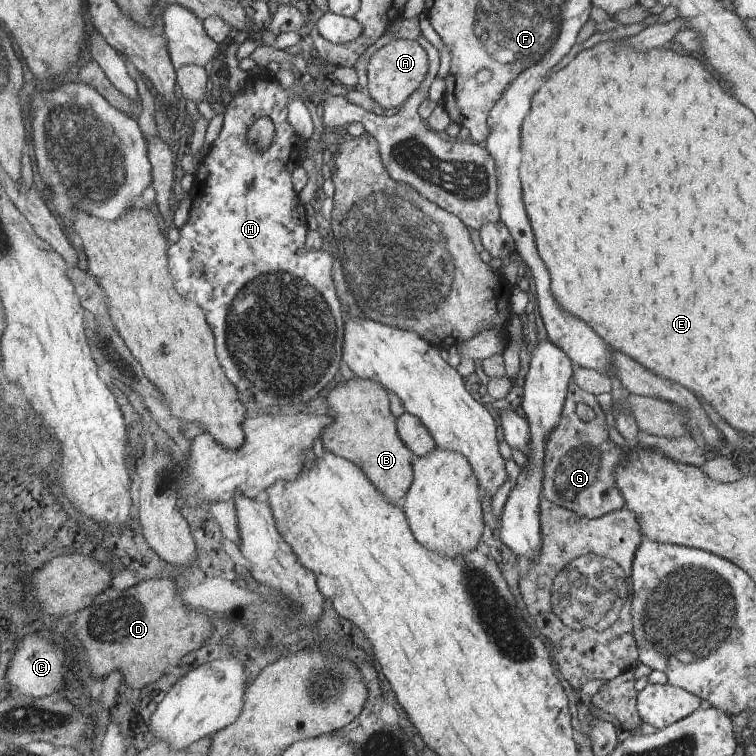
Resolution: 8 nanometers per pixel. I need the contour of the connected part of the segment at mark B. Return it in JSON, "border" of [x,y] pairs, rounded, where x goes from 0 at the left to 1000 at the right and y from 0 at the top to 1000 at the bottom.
{"border":[[[468,497],[462,504],[452,504],[438,516],[433,524],[433,537],[435,548],[440,552],[440,558],[435,561],[425,577],[429,595],[443,598],[443,601],[458,606],[472,614],[483,627],[491,632],[491,638],[509,653],[509,659],[520,667],[532,667],[546,640],[546,597],[536,587],[526,569],[526,553],[520,550],[515,542],[515,521],[509,511],[504,511],[496,503],[475,500]]]}

